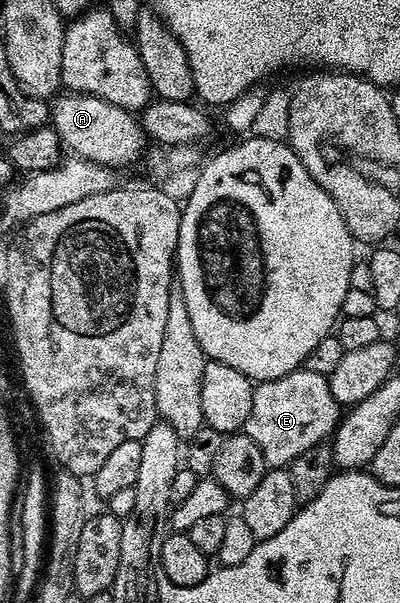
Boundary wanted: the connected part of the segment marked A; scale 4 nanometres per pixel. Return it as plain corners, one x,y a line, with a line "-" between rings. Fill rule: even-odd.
92,93
58,94
51,103
53,104
53,120
51,120
51,126
53,130
56,131
57,136
60,137
62,144
64,144
68,150
69,147
73,150
70,152
72,152
76,158
95,161
104,167
122,169
121,167
131,166
132,163
144,153
147,136
145,134
145,128
141,126
136,118
132,119
123,108
116,107
113,103
116,102

